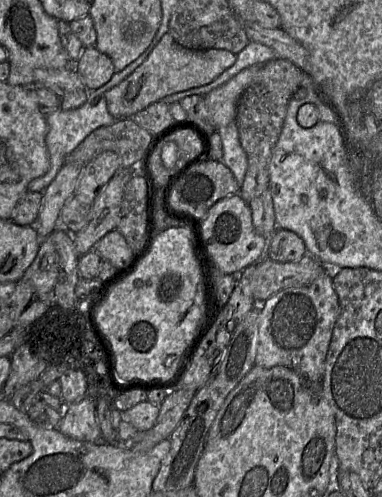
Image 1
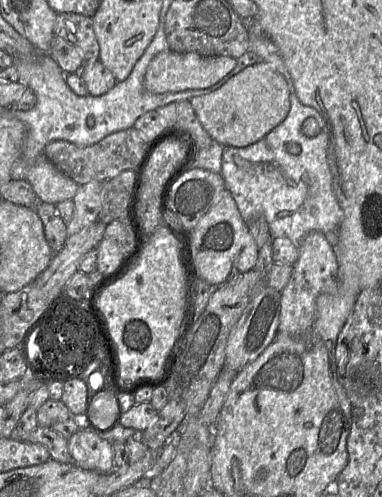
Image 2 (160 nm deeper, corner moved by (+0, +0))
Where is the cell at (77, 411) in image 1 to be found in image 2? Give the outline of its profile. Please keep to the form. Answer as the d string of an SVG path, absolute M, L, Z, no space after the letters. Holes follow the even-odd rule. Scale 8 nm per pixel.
M86 425L78 430L68 439L68 450L72 463L85 469L107 474L114 470L114 458L112 443L100 437L98 432L91 425Z

